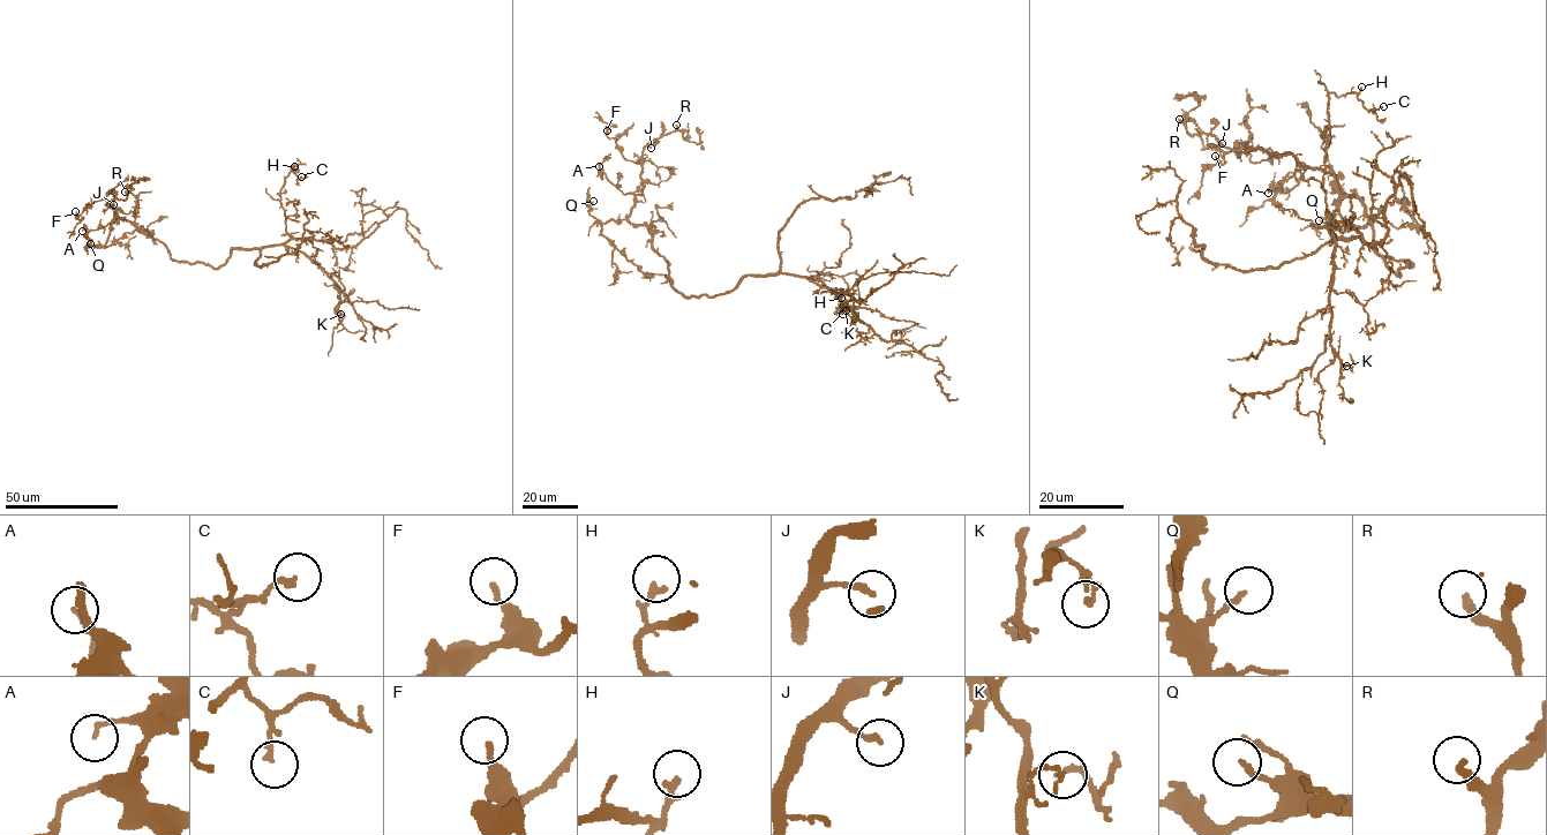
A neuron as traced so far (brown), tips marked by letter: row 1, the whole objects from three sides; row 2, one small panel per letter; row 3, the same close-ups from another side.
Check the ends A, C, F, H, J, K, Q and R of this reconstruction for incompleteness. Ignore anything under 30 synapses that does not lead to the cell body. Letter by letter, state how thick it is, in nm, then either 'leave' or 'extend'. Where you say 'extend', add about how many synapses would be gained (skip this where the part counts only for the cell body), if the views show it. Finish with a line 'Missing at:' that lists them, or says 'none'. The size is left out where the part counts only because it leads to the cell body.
A: calibre 140 nm; leave
C: calibre 160 nm; leave
F: calibre 170 nm; leave
H: calibre 200 nm; leave
J: calibre 180 nm; leave
K: calibre 180 nm; leave
Q: calibre 150 nm; leave
R: calibre 280 nm; extend; 40 synapses
Missing at: R

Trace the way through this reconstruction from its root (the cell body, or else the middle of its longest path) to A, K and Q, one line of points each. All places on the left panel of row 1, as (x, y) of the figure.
A: (227, 260), (217, 268), (177, 262), (163, 243), (132, 222), (115, 219), (114, 213), (103, 227), (82, 231)
K: (227, 260), (232, 248), (284, 245), (302, 251), (340, 288), (345, 296), (337, 310), (340, 314)
Q: (227, 260), (217, 268), (177, 262), (163, 243), (121, 219), (111, 224), (103, 246), (90, 248), (90, 243)

